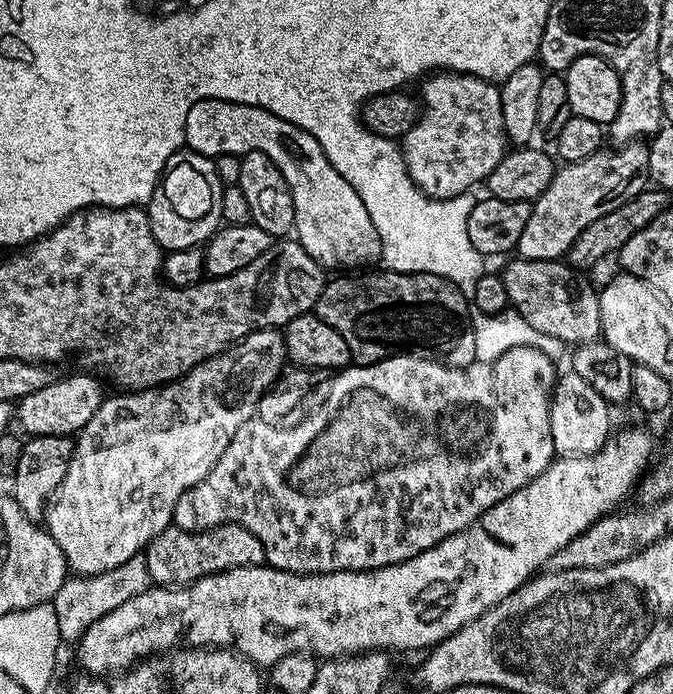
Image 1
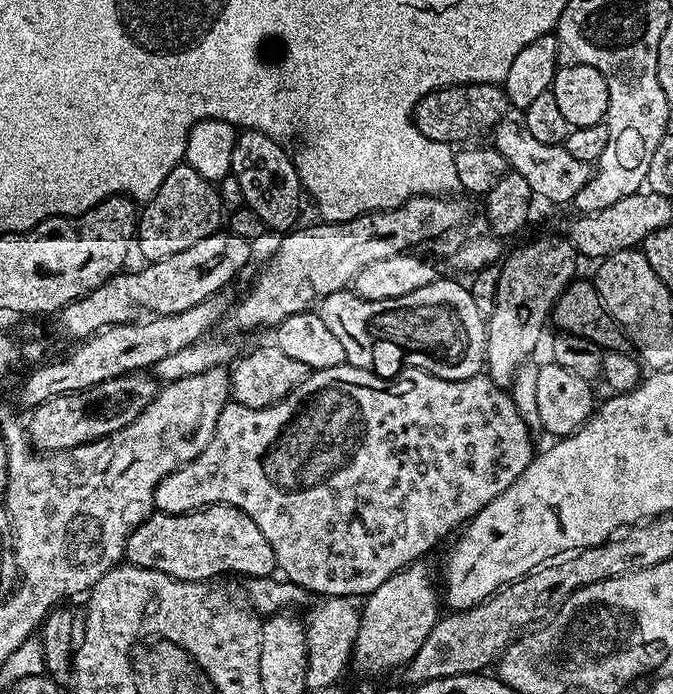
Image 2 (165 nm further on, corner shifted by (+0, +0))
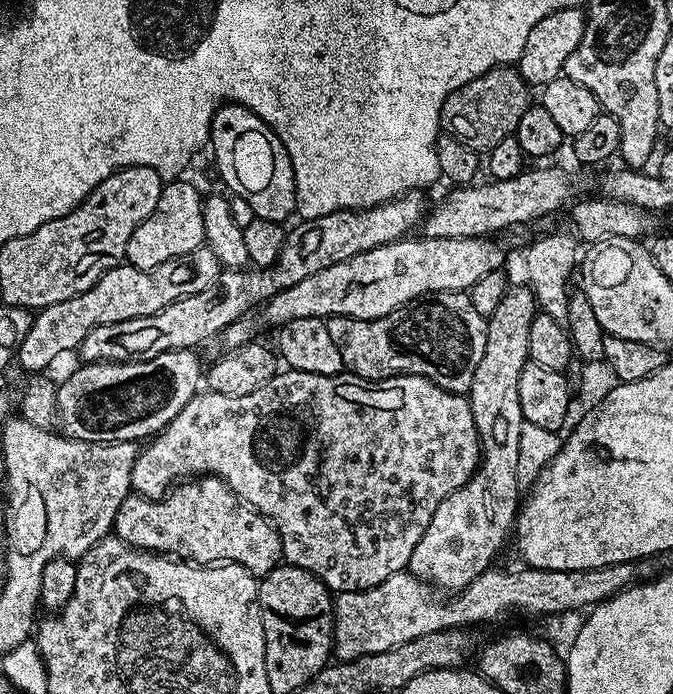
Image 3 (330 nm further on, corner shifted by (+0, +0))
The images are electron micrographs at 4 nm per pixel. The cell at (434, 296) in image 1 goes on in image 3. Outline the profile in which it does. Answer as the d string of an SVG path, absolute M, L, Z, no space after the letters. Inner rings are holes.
M434 292L377 320L329 316L326 323L330 338L334 338L334 346L338 346L338 354L342 354L344 367L351 375L377 382L391 380L393 376L425 376L430 382L442 386L442 390L461 394L467 393L474 370L478 370L478 362L482 362L488 333L487 319L474 310L474 302L470 302L467 292Z

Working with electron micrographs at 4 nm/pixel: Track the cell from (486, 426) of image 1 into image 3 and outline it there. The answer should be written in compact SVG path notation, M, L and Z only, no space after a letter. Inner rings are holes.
M280 370L274 378L270 378L270 382L266 382L266 386L258 386L254 394L242 394L242 398L201 391L190 402L186 402L186 406L168 423L167 428L144 447L139 451L130 474L131 491L135 495L145 496L148 500L160 500L168 495L173 485L185 478L217 476L238 494L240 500L272 521L280 536L287 563L314 574L336 594L361 592L378 586L378 582L386 582L390 574L405 571L410 554L414 554L414 546L418 546L418 538L426 534L426 526L430 526L430 518L434 518L434 510L438 510L438 506L442 506L444 499L454 494L454 490L466 486L466 482L480 467L480 435L474 426L472 403L468 401L467 395L442 390L442 386L430 382L425 376L393 376L391 380L377 382L351 374L323 376Z

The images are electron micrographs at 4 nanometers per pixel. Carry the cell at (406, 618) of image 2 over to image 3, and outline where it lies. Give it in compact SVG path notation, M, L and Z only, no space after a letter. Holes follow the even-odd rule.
M516 286L509 287L506 298L502 298L498 310L494 310L492 316L487 317L488 333L486 334L486 350L482 350L482 362L478 362L478 370L474 370L474 378L472 384L468 387L467 397L468 401L472 403L472 413L474 414L474 426L480 435L480 467L476 469L475 474L466 482L466 486L462 486L458 490L454 490L454 494L447 496L442 502L442 506L438 506L438 510L434 510L434 518L430 518L430 526L426 526L426 534L422 534L422 538L418 538L418 546L414 546L414 554L410 554L410 562L408 563L407 571L411 572L413 576L417 576L420 580L425 580L431 584L433 588L439 590L444 594L455 594L461 592L466 586L470 586L470 582L474 582L476 576L480 576L483 572L488 571L493 567L496 555L500 552L500 547L504 544L504 539L509 539L510 533L513 531L516 514L520 510L522 503L522 491L518 486L517 479L517 459L518 459L518 440L521 437L522 424L525 421L522 414L522 402L518 402L518 378L522 378L522 370L530 363L528 355L528 343L530 342L530 326L534 322L534 318L538 313L536 303L536 296L532 289L528 286L523 288L516 288Z

